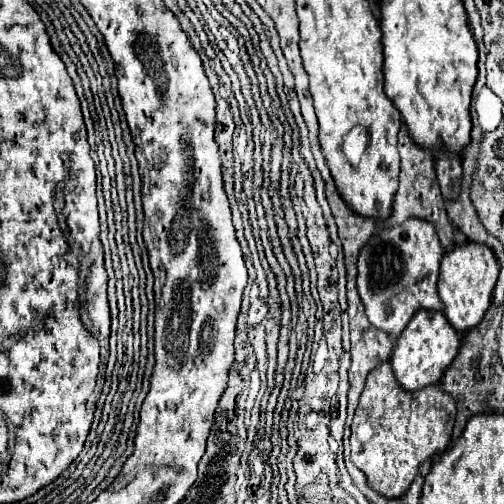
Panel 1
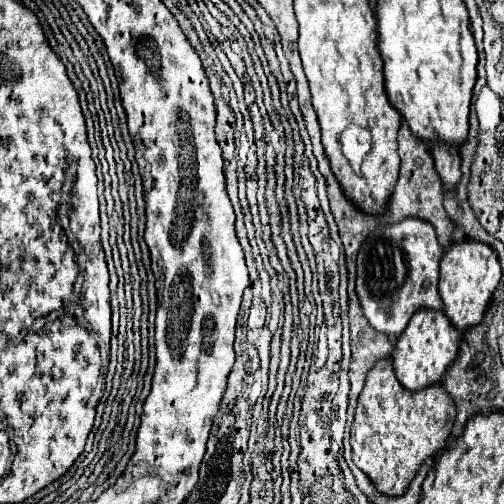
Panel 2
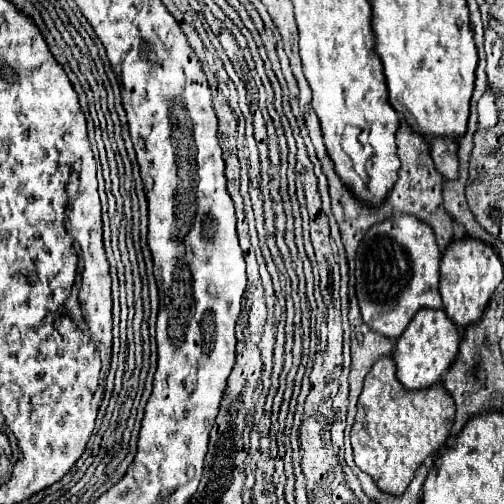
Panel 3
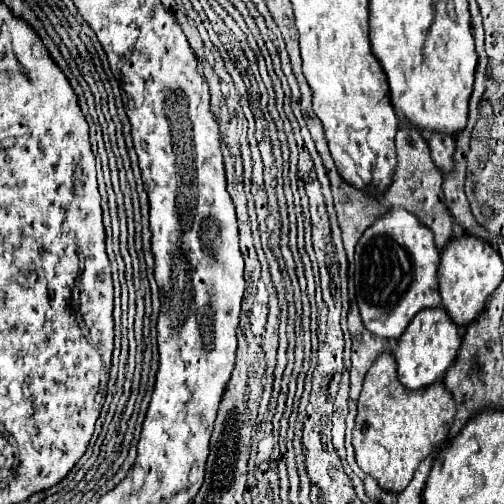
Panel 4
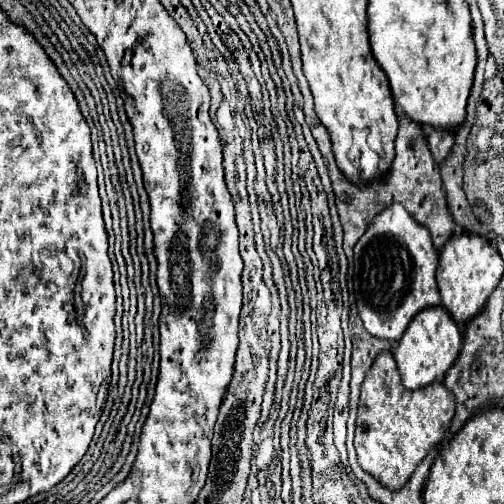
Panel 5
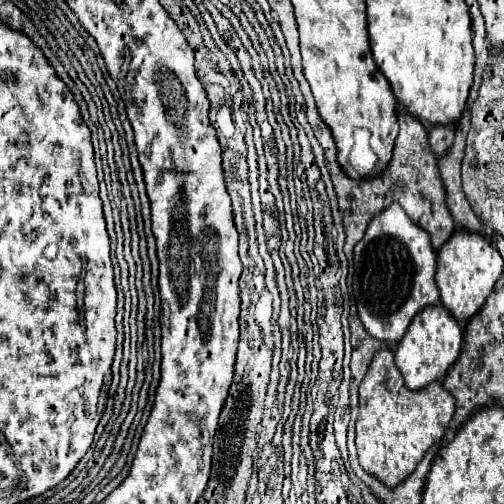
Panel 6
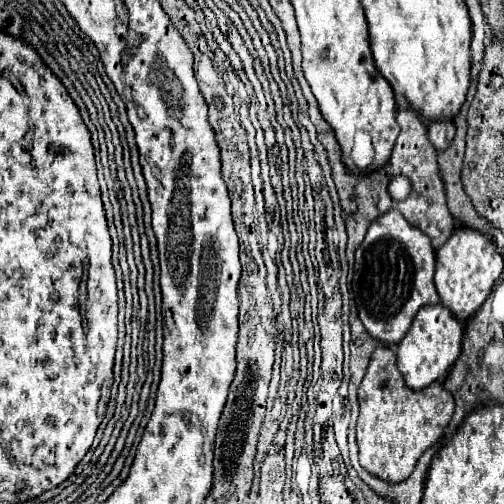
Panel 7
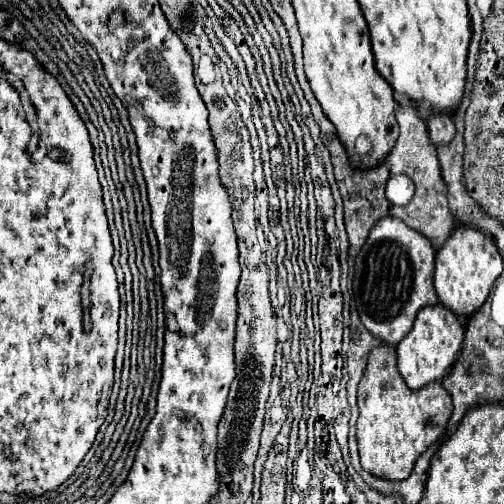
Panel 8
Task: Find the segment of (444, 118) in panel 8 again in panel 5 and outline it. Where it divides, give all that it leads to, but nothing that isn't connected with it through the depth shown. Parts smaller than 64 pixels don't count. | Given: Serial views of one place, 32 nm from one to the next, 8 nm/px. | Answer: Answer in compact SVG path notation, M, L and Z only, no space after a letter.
M432 130L428 136L428 146L430 146L430 152L436 158L436 162L442 164L446 160L446 156L450 156L450 150L454 146L454 134L444 132L444 130Z

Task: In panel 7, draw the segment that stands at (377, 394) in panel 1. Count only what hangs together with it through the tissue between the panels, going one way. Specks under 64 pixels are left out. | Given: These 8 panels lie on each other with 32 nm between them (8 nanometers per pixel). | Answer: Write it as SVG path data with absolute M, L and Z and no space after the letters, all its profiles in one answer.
M380 346L370 358L366 376L358 388L360 416L356 424L356 442L360 464L384 482L402 482L410 476L420 456L440 440L448 426L454 400L440 382L432 382L422 390L408 390L396 368L394 350Z

